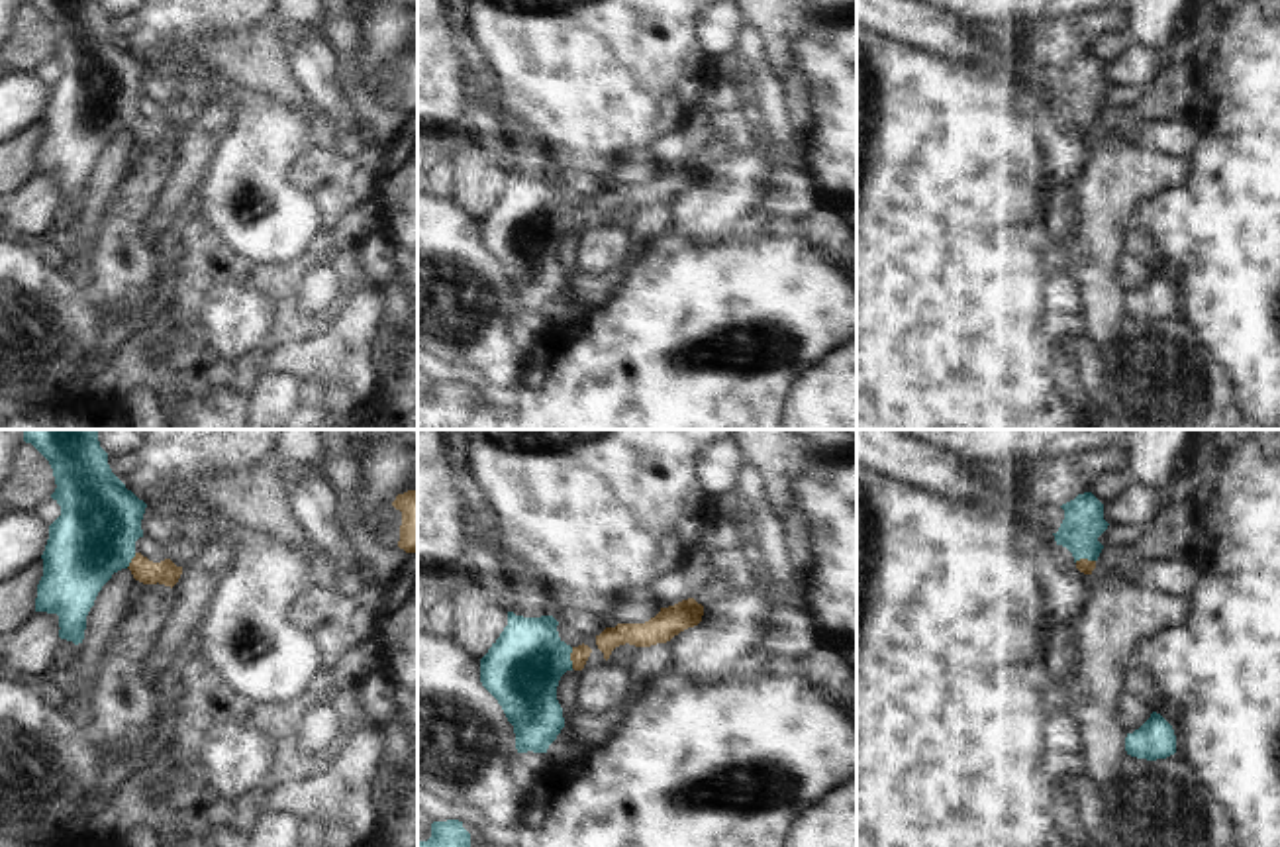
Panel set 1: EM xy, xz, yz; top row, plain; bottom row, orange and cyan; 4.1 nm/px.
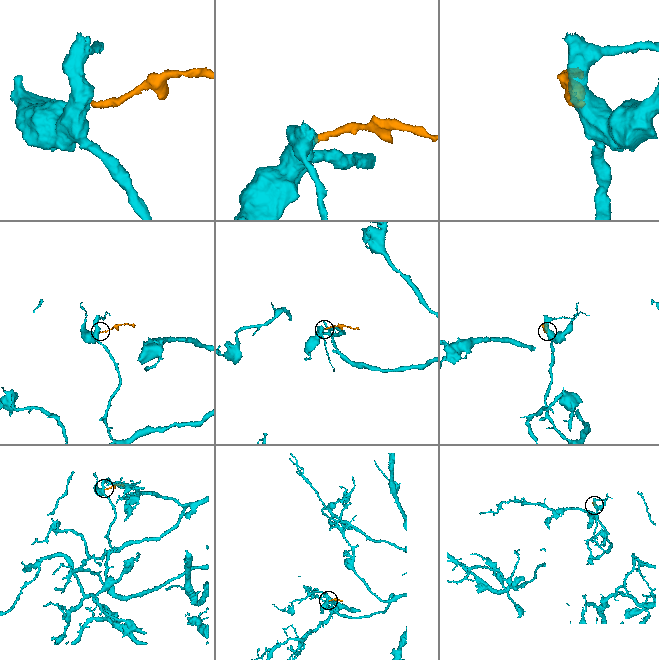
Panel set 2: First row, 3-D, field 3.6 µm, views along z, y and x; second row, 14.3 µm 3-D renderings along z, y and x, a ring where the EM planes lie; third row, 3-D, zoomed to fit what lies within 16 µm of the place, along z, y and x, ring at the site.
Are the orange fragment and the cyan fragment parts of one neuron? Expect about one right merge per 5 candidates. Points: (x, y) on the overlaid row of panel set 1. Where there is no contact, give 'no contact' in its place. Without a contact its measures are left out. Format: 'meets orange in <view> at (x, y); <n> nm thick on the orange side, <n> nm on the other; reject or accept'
meets orange in xz at (571, 657); 70 nm thick on the orange side, 320 nm on the other; accept

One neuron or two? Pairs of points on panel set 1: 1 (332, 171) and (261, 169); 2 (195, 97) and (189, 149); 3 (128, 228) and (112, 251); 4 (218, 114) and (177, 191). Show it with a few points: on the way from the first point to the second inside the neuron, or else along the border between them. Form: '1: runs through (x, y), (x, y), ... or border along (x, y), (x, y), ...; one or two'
1: border along (306, 144), (293, 163), (293, 183), (318, 208); two
2: border along (214, 97), (183, 128); two
3: runs through (122, 234), (118, 246); one
4: runs through (202, 134), (187, 171); one

